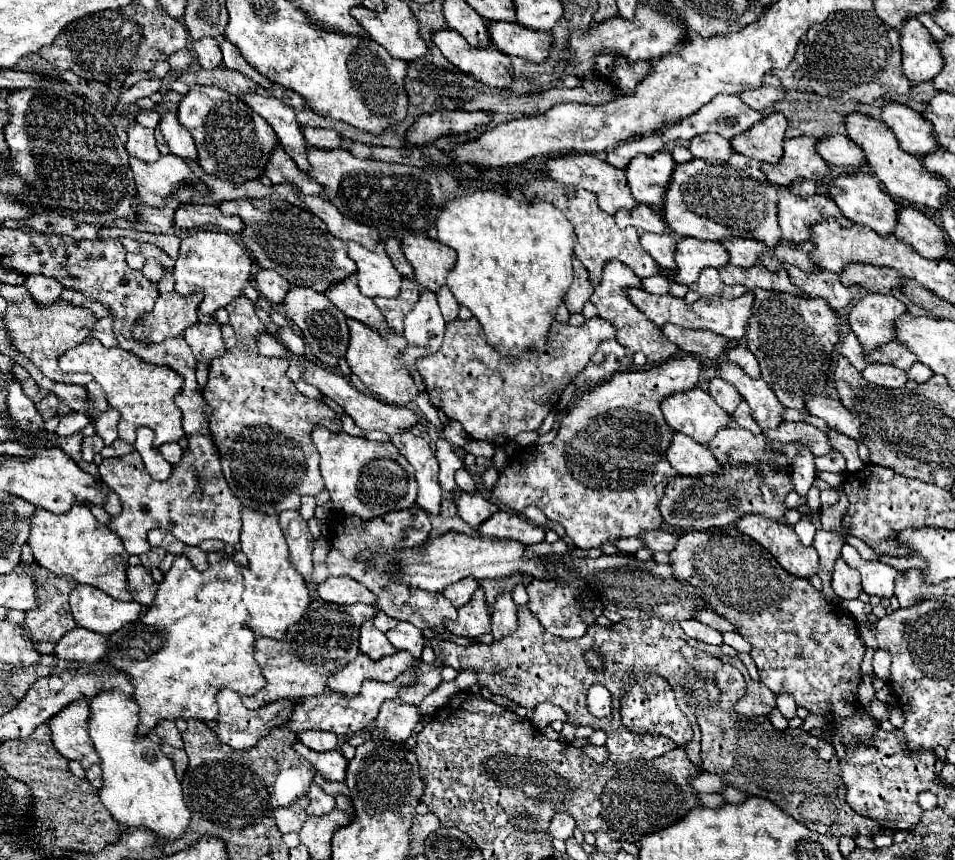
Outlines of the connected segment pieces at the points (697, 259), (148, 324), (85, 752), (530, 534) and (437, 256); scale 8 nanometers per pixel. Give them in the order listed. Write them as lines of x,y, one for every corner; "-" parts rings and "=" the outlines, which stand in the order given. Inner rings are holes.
683,238
679,242
679,252
675,254
677,262
677,282
693,284
699,278
703,268
721,268
729,264
729,252
721,242
705,242
697,238
=
175,292
159,294
153,314
133,328
135,336
141,342
163,342
183,336
189,326
197,324
197,306
201,300
201,294
193,294
193,298
181,298
=
73,702
49,720
53,744
67,760
79,760
83,768
99,764
99,754
89,738
89,704
=
499,510
493,514
489,520
485,520
479,530
479,536
489,536
489,538
509,538
509,540
519,540
525,542
527,546
539,544
545,540
545,528
537,526
531,520
523,520
517,514
509,514
=
425,234
403,238
401,248
405,252
405,258
413,266
413,280
425,290
437,294
439,288
445,284
449,270
455,266
453,250
437,240
431,240

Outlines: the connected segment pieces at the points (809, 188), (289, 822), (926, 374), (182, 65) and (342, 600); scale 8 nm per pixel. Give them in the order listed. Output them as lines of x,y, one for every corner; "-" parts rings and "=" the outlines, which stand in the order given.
795,182
791,186
791,192
801,196
801,198
807,198
807,196
813,196
817,192
817,184
813,184
813,182
=
301,796
297,798
291,806
287,808
275,808
273,810
273,816
275,816
275,822
277,822
277,828
281,830
281,834
287,834
287,832
299,832
307,814
305,814
305,806
309,804
307,796
=
913,364
909,370
907,370
907,374
909,374
909,380
913,380
913,382
925,382
925,380
929,380
931,376
933,376
933,372
927,368
927,366
923,366
923,364
=
181,48
181,50
173,52
167,62
171,66
171,72
183,72
183,70
187,70
193,64
193,54
191,54
191,50
=
331,576
325,582
319,584
319,598
325,602
333,602
333,604
355,604
355,602
363,602
363,604
375,604
377,598
375,594
365,588
361,582
349,578
349,576

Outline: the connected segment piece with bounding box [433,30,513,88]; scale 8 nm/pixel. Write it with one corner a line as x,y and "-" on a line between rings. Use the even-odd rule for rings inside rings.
439,30
433,34
433,42
453,66
457,66
463,74
483,82
485,86
507,88
513,82
511,60
495,46
473,48
455,30

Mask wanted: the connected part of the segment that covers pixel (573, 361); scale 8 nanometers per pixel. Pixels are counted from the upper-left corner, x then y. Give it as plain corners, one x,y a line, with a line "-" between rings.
477,318
447,322
443,346
437,354
417,360
431,404
457,420
471,440
493,444
495,440
513,440
527,430
539,430
545,416
559,402
561,390
575,378
597,350
599,342
615,338
615,330
603,318
591,318
581,328
553,322
545,354
533,354
529,362
509,362
483,340

